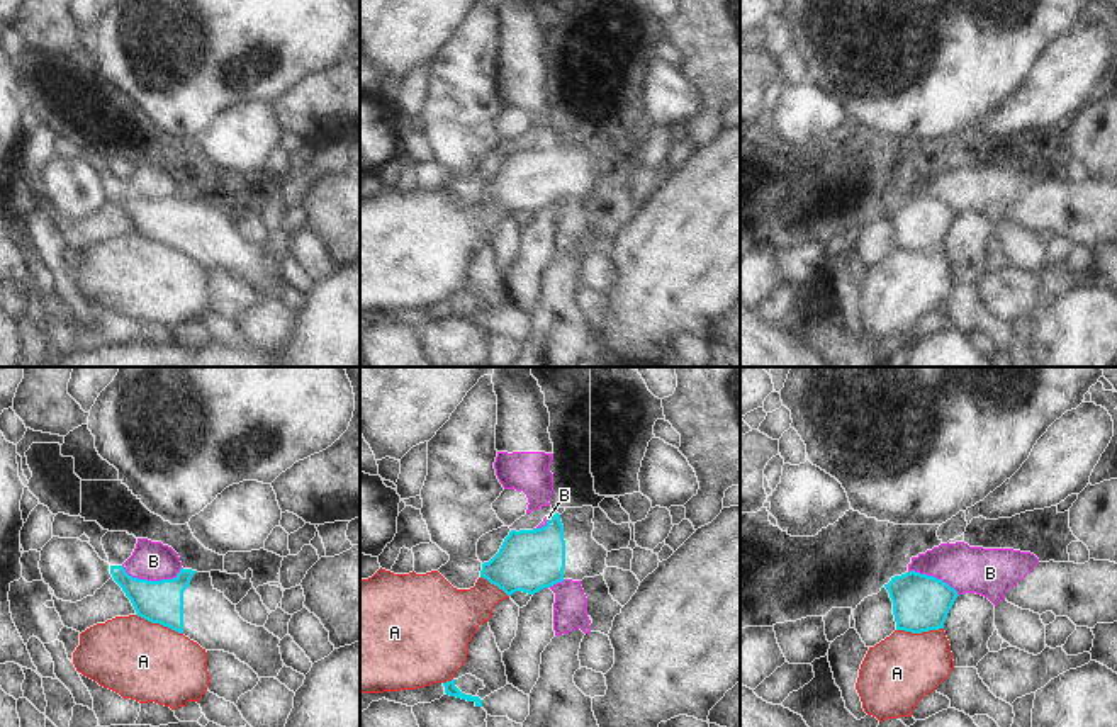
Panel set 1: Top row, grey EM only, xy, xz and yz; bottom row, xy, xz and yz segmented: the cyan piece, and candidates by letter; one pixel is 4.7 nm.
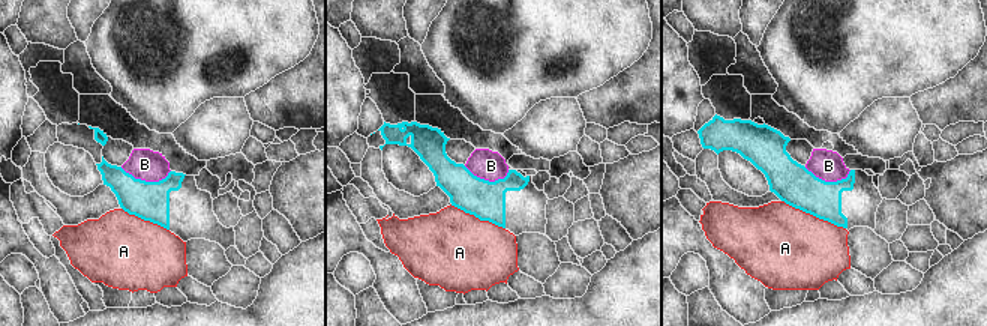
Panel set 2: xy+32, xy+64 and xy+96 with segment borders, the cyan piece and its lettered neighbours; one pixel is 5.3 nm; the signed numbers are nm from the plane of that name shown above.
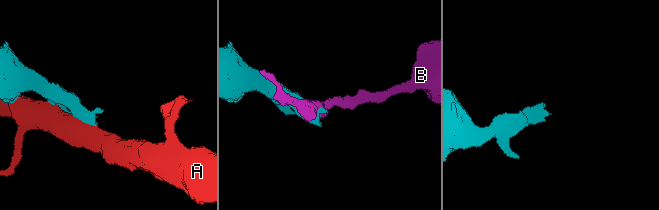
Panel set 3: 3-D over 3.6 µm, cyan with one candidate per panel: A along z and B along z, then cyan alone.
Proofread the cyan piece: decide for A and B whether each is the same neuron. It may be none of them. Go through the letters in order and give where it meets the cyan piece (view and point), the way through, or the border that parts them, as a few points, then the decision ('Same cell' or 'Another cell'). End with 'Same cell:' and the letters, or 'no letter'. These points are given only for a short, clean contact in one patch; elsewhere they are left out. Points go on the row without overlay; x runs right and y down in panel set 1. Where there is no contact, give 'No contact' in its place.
A: Touches cyan at yz (919, 252). Another cell
B: Touches cyan at xy (151, 201). Boundary: xy (121, 185), (129, 194), (148, 199), (170, 199), (182, 187). Another cell
Same cell: no letter.

